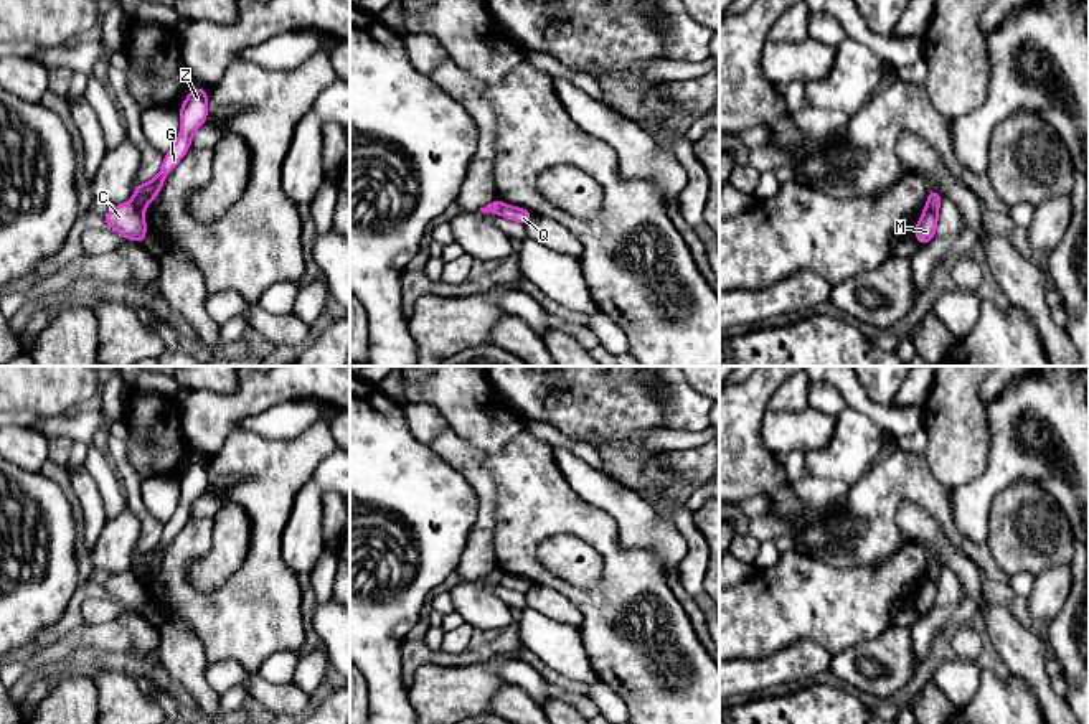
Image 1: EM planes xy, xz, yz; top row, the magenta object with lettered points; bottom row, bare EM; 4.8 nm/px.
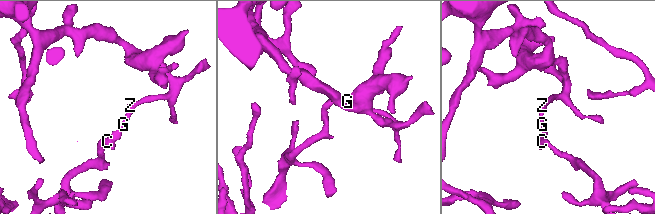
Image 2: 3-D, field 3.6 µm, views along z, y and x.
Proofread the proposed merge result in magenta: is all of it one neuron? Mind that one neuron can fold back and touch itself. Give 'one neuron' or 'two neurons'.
two neurons

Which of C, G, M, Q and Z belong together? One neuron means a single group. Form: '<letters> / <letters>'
C M / G Q Z

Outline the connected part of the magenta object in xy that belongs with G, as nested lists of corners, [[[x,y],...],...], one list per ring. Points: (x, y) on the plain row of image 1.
[[[195,457],[180,475],[180,503],[173,516],[163,524],[160,541],[147,552],[135,556],[132,564],[134,576],[144,584],[147,576],[160,562],[167,544],[180,533],[191,518],[195,501],[205,495],[208,488],[208,460]]]

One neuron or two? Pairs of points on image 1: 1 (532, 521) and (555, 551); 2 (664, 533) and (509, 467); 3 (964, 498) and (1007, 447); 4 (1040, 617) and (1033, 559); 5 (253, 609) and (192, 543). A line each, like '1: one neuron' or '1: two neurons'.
1: two neurons
2: two neurons
3: one neuron
4: two neurons
5: one neuron

